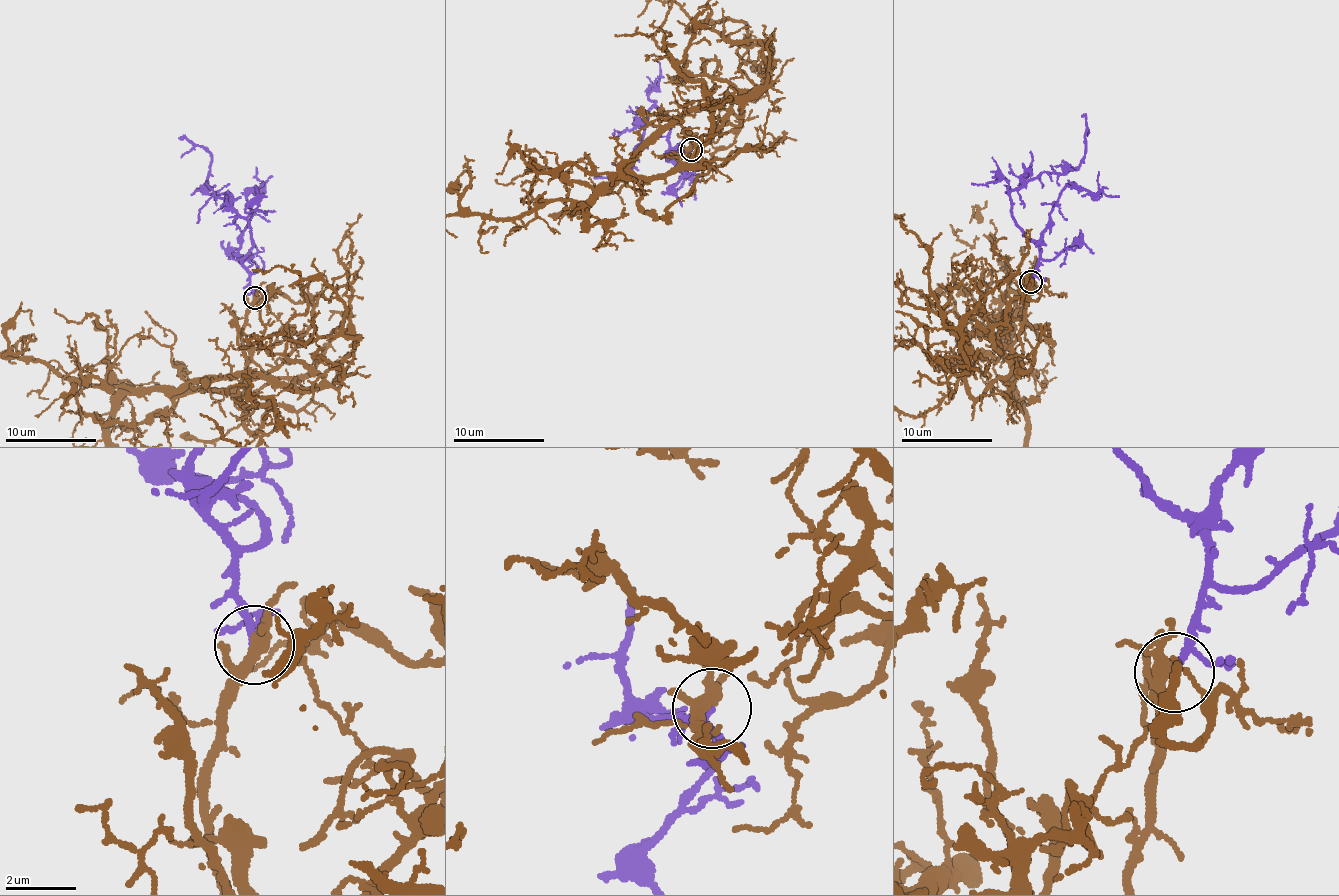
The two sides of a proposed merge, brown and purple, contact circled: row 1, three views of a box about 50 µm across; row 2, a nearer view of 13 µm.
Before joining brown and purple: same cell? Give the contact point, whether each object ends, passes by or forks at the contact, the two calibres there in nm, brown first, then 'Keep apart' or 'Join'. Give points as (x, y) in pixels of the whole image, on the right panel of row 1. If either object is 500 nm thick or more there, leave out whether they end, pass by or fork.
Place: (1031, 281). At the ring brown forks. At the ring purple passes by. Thickness 280 nm (brown) against 150 nm. Keep apart

